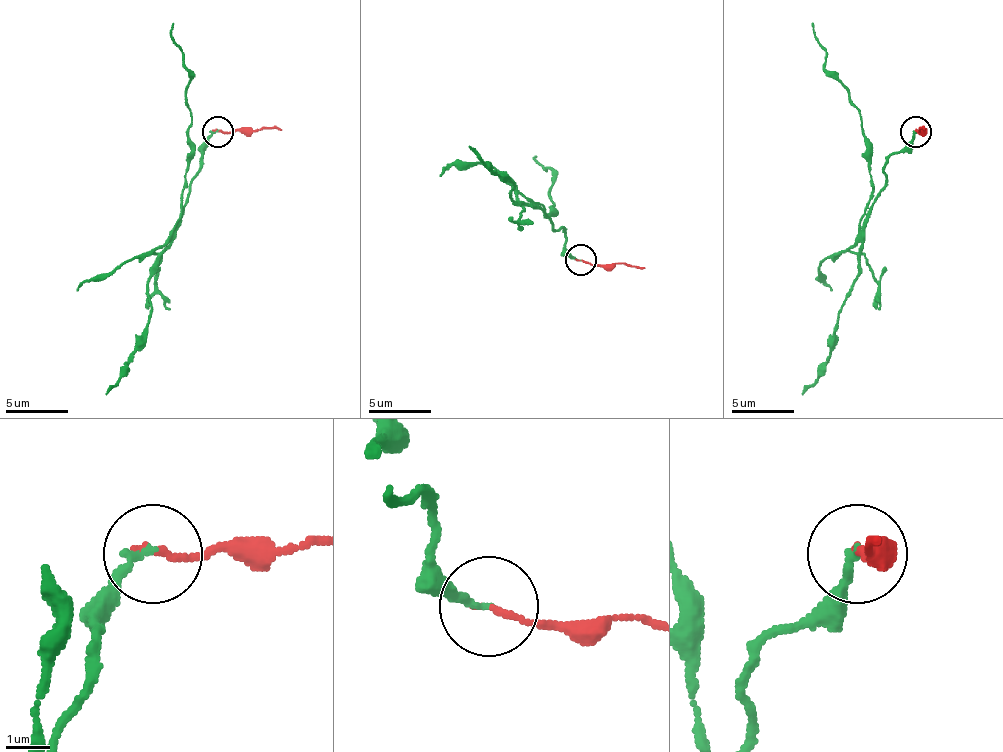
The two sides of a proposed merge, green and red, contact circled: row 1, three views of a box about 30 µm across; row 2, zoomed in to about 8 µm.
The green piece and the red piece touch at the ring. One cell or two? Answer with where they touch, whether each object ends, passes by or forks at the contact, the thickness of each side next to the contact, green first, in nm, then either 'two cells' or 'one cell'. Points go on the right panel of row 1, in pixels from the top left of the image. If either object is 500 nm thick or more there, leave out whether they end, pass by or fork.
at (916, 131); green ends there; red ends there; 180 nm thick on the green side, 140 nm on the other; two cells

